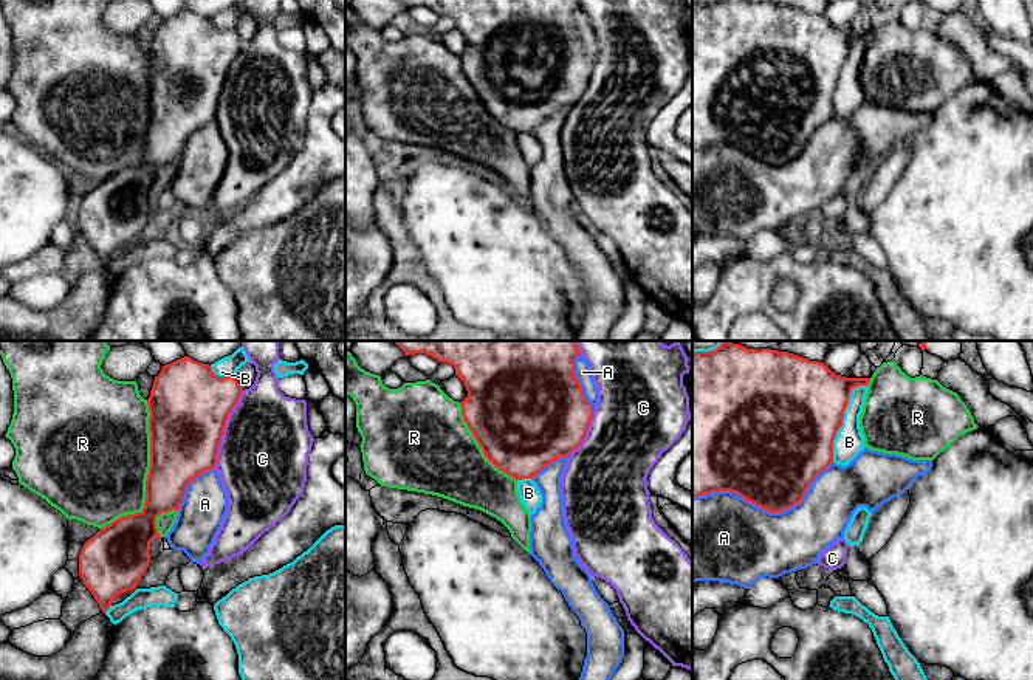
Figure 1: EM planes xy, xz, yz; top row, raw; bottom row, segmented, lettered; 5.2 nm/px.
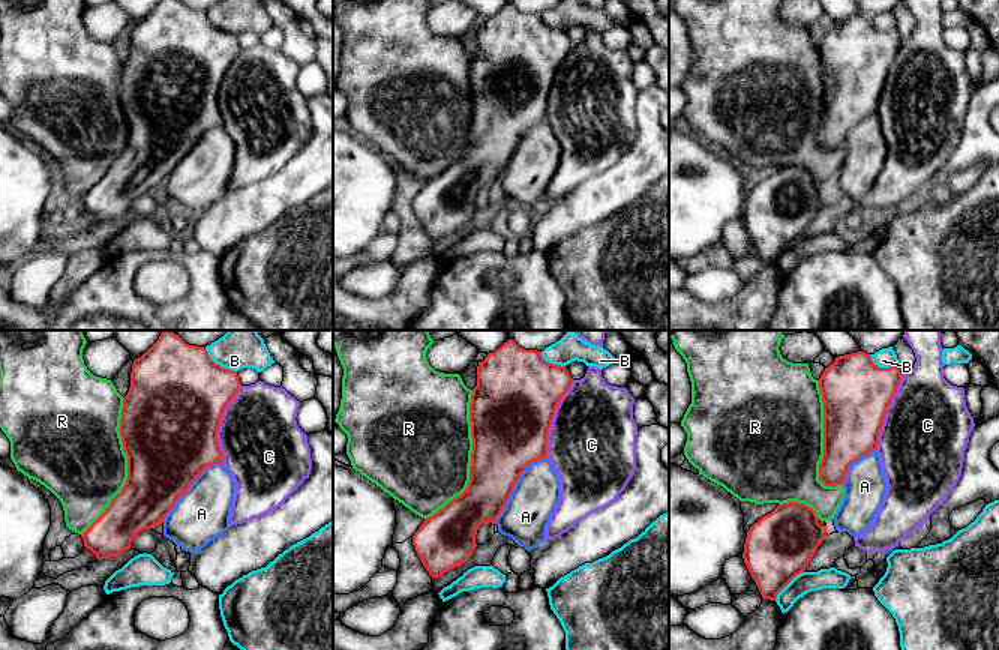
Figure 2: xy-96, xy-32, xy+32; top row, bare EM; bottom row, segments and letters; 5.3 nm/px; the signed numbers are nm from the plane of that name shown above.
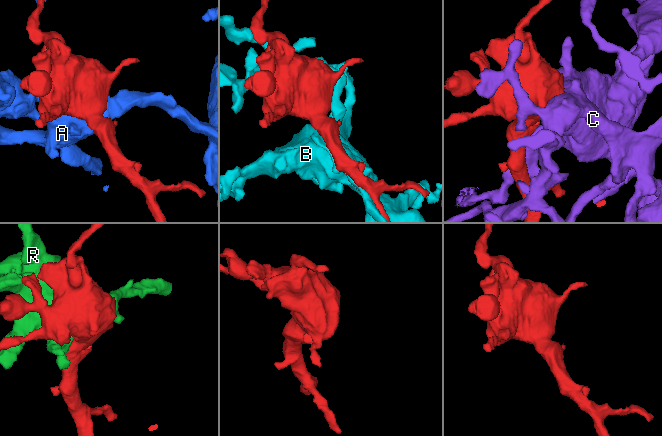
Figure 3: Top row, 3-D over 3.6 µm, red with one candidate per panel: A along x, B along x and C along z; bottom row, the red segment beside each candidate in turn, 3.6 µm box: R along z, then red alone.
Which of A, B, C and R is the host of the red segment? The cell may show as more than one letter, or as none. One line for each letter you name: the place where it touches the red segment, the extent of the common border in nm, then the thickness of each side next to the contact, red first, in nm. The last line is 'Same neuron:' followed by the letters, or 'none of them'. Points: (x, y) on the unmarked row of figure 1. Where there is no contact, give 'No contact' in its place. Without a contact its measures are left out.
A: Touches red at yz (765, 161). Shared border 750 nm. Thickness 480 nm (red) against 440 nm
Same neuron: A

